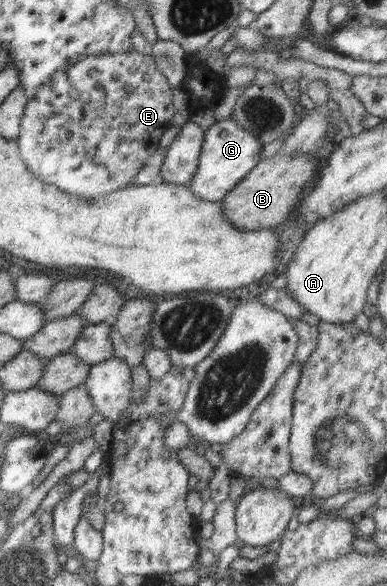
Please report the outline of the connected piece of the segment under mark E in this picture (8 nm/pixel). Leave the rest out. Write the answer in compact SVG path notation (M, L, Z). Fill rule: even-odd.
M128 51L125 53L100 53L98 56L90 55L79 61L74 66L59 68L50 77L49 83L34 93L34 98L27 103L24 109L19 127L19 137L17 143L19 153L25 165L42 182L57 186L62 192L74 194L82 198L102 198L110 192L132 184L133 178L143 165L149 160L150 155L159 147L160 138L173 124L173 88L167 78L160 72L152 56L144 55L138 51ZM78 80L86 82L90 90L94 90L93 96L78 96Z

